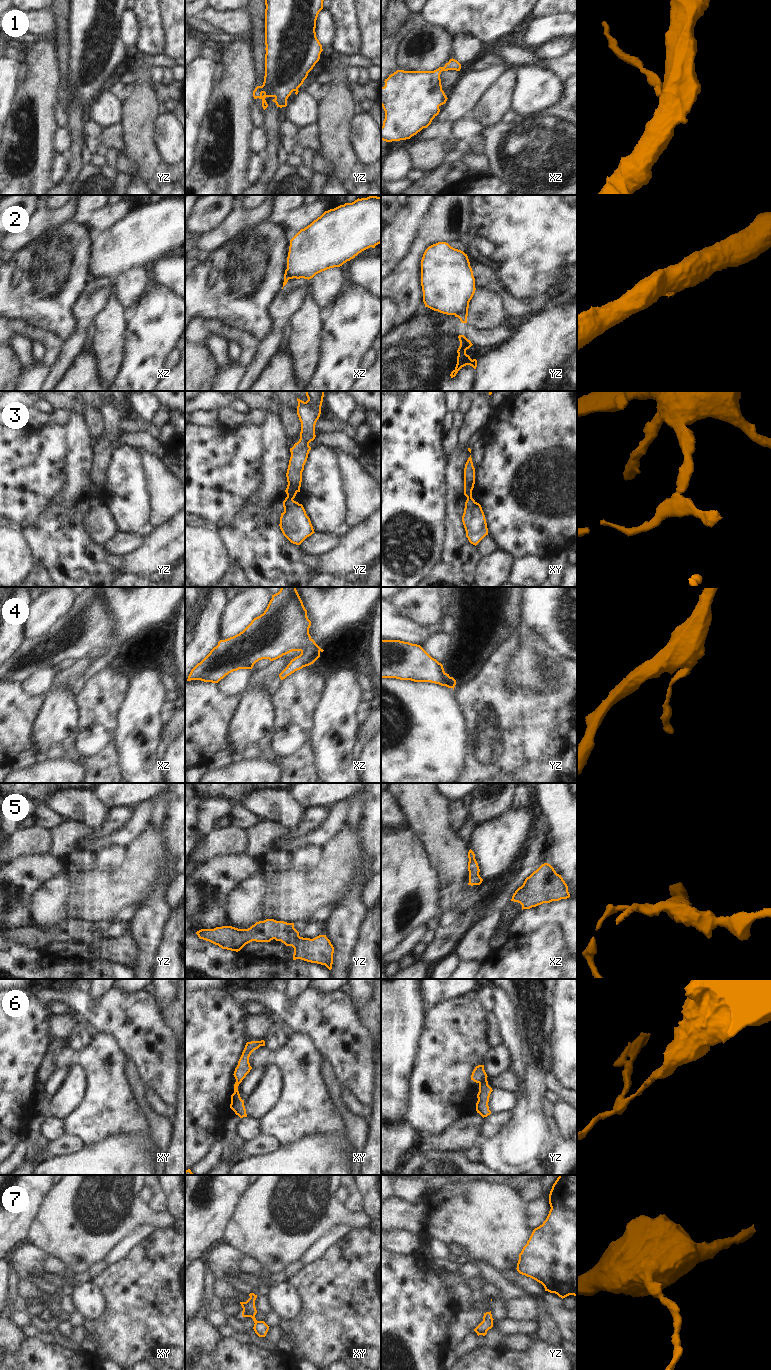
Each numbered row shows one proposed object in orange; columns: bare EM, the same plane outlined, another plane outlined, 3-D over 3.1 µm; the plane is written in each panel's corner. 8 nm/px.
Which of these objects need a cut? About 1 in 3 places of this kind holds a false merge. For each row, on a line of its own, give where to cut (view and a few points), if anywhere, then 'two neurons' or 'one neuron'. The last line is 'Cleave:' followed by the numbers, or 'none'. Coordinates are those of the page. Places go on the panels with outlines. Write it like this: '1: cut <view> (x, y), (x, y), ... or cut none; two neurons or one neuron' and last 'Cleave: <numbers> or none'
1: cut none; one neuron
2: cut yz (468, 303), (464, 310), (454, 314); two neurons
3: cut yz (287, 494), (292, 499); two neurons
4: cut none; one neuron
5: cut none; one neuron
6: cut yz (486, 1079), (479, 1083); two neurons
7: cut none; one neuron
Cleave: 2, 3, 6

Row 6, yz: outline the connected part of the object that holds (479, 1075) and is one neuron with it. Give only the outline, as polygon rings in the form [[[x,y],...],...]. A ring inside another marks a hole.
[[[478,1065],[472,1072],[471,1080],[473,1080],[476,1083],[481,1083],[487,1080],[487,1077],[488,1076],[484,1070],[484,1065]]]

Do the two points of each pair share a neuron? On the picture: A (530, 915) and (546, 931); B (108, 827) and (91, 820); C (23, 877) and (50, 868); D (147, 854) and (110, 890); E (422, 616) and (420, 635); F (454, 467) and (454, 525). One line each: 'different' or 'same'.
A: different
B: different
C: same
D: same
E: different
F: same

